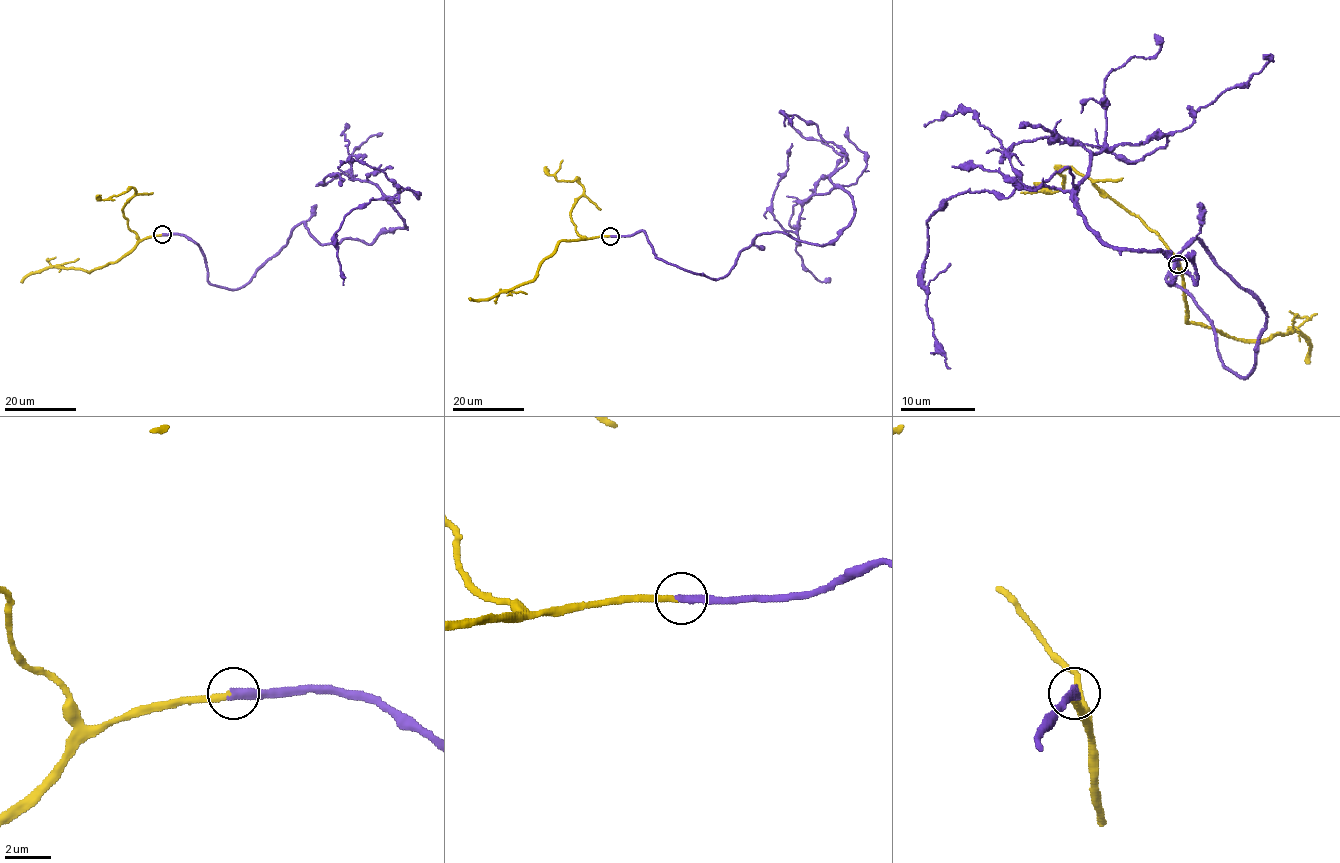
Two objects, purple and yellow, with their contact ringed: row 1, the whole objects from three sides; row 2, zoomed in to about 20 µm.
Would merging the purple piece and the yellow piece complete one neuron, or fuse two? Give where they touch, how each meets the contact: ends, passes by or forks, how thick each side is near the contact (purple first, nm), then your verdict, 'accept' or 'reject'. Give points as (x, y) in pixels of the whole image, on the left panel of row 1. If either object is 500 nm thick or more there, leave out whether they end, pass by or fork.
place (162, 234); purple ends; yellow ends; calibres 380 and 280 nm; accept

